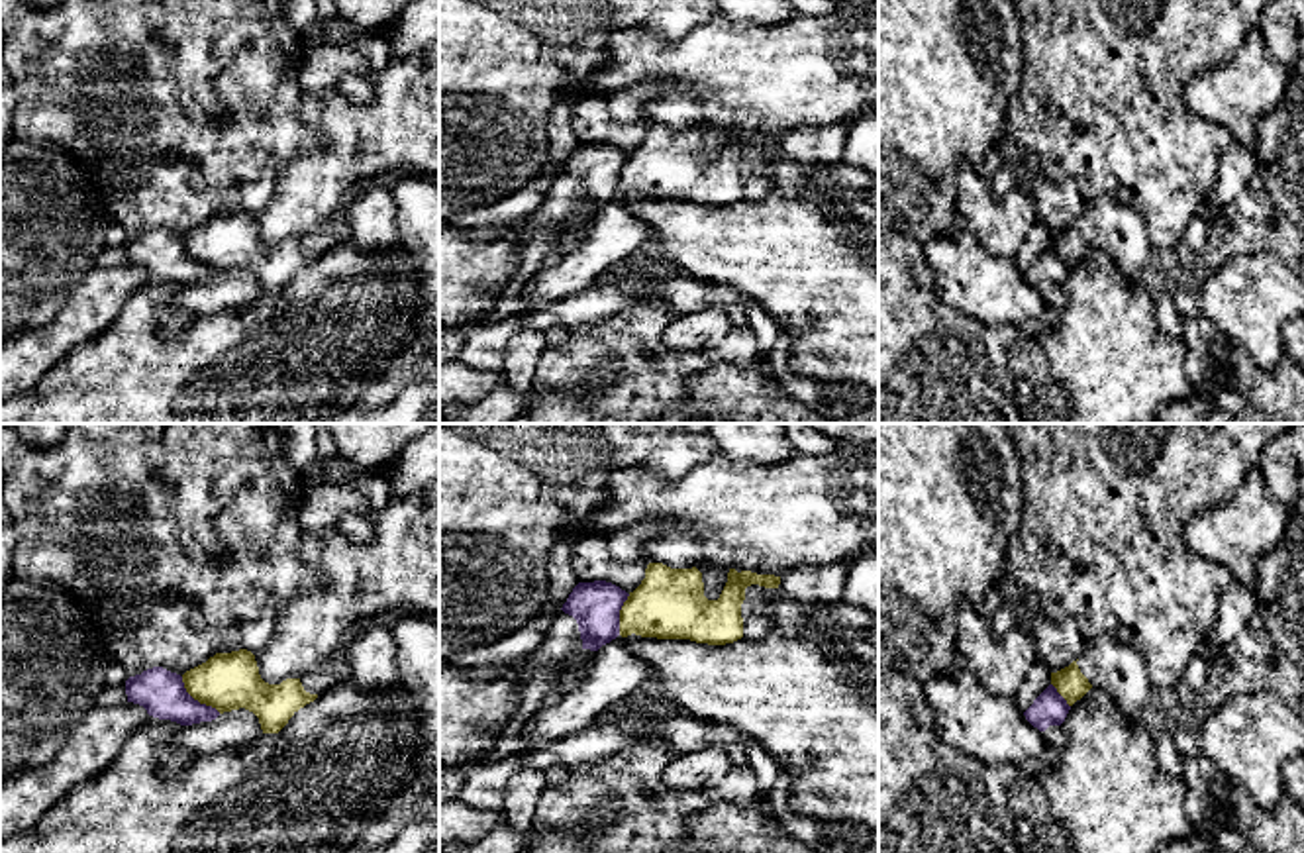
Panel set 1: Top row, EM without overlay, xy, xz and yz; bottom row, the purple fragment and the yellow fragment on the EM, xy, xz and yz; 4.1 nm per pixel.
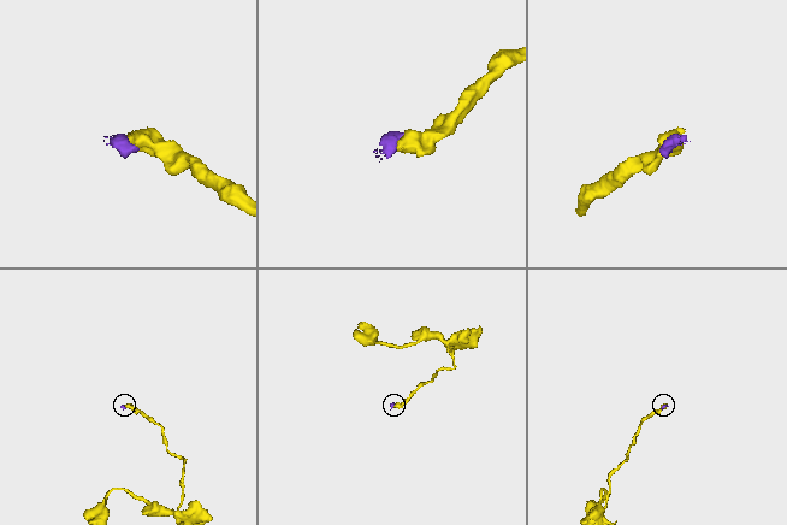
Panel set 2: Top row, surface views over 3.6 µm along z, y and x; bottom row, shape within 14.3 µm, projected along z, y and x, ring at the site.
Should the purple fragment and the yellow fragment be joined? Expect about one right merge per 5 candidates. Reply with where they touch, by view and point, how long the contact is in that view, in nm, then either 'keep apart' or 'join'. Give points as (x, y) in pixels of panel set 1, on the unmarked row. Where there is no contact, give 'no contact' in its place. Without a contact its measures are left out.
xy (197, 261) | 220 nm | keep apart

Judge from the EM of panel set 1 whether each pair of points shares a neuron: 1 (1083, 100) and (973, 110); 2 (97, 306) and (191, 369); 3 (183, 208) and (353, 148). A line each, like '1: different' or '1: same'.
1: different
2: different
3: different

